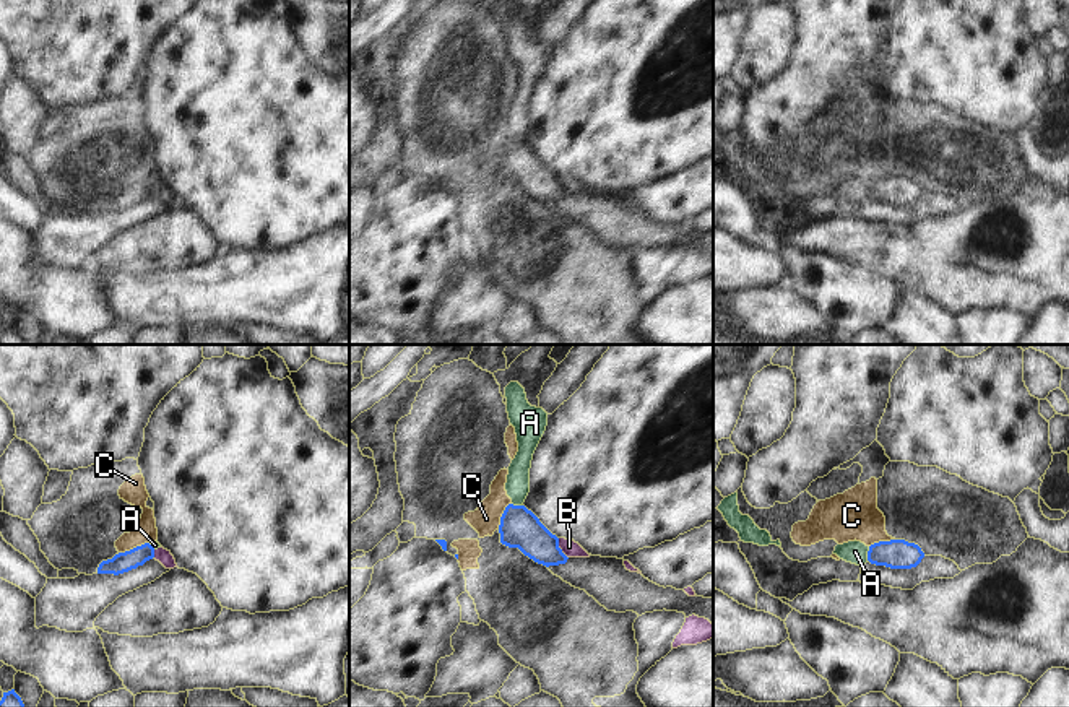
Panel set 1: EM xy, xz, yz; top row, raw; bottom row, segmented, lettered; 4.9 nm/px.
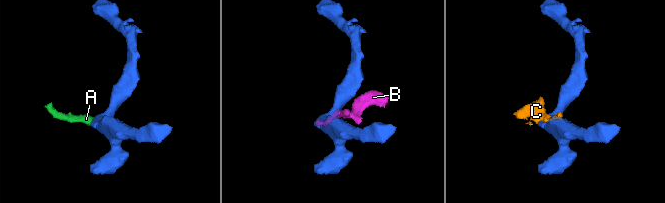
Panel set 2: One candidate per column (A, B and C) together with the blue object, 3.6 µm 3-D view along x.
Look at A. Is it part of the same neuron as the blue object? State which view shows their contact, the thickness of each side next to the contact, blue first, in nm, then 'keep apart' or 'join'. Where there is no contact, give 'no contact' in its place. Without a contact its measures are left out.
yz | 140/110 nm | keep apart

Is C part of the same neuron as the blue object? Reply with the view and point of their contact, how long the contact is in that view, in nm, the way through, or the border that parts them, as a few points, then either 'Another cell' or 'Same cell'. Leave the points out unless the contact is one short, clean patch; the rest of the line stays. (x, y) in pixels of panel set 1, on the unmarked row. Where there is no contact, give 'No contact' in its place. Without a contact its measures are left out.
Touches blue at xy (134, 184). Shared border 160 nm. Boundary: xy (148, 177), (119, 189). Another cell

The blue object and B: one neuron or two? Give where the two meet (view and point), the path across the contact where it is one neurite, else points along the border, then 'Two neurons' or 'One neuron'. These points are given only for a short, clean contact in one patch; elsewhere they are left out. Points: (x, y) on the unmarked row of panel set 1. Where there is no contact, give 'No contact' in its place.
Touches blue at xz (559, 184). Two neurons

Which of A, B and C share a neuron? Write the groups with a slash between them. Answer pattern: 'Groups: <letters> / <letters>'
Groups: A B / C

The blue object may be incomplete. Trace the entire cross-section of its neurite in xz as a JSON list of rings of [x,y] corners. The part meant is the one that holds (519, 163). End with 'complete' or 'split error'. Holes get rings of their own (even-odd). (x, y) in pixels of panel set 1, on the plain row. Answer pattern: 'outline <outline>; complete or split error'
outline [[[509,140],[505,143],[499,169],[502,180],[518,184],[525,192],[546,203],[565,200],[569,195],[559,184],[559,174],[525,141]]]; complete

